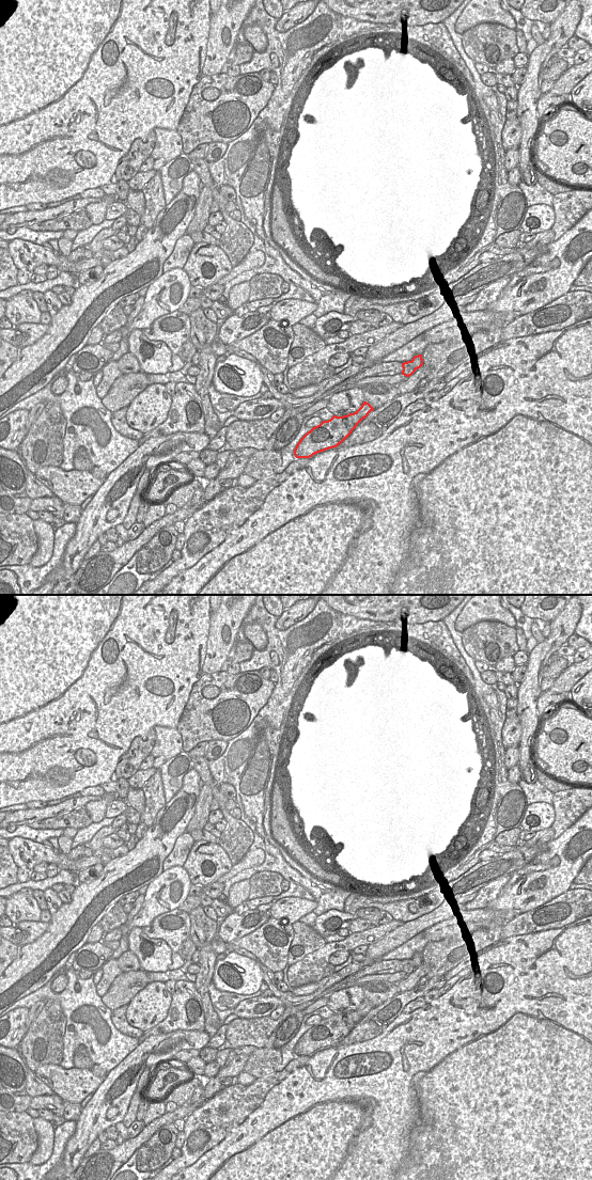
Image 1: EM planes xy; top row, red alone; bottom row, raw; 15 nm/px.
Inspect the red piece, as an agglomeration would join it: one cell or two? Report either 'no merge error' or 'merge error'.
merge error

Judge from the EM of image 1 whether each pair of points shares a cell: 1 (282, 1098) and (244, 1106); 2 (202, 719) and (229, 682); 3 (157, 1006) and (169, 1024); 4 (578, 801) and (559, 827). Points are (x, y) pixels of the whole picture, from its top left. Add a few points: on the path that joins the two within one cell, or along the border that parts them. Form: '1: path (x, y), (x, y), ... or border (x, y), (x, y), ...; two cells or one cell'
1: border (279, 1083), (267, 1092), (263, 1102), (245, 1119); two cells
2: path (208, 709), (228, 692); one cell
3: border (172, 994), (167, 1016), (144, 1032); two cells
4: path (572, 807), (563, 820); one cell

